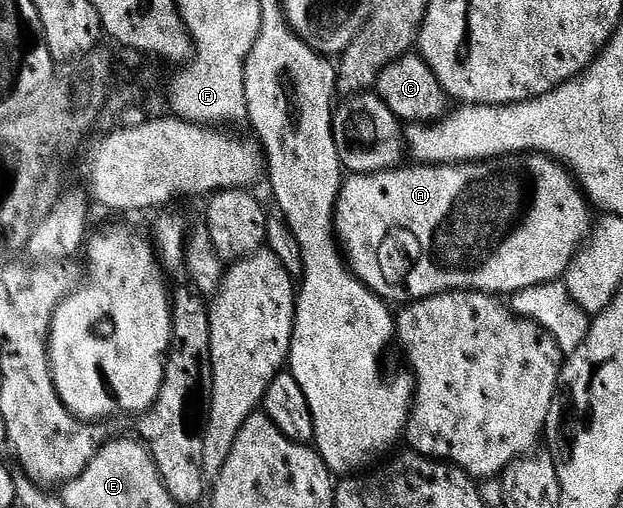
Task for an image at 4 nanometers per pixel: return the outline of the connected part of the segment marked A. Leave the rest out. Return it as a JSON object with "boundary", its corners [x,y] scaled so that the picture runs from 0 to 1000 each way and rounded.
{"boundary":[[[860,295],[820,307],[820,317],[782,315],[778,321],[666,323],[666,333],[628,329],[597,341],[568,341],[551,354],[543,376],[543,398],[536,404],[536,457],[539,472],[559,516],[563,537],[586,557],[605,585],[621,596],[677,593],[698,577],[724,573],[772,573],[788,581],[812,581],[830,569],[849,573],[860,561],[875,561],[907,539],[915,512],[928,496],[937,463],[950,449],[950,406],[913,333],[892,329],[888,309]]]}

